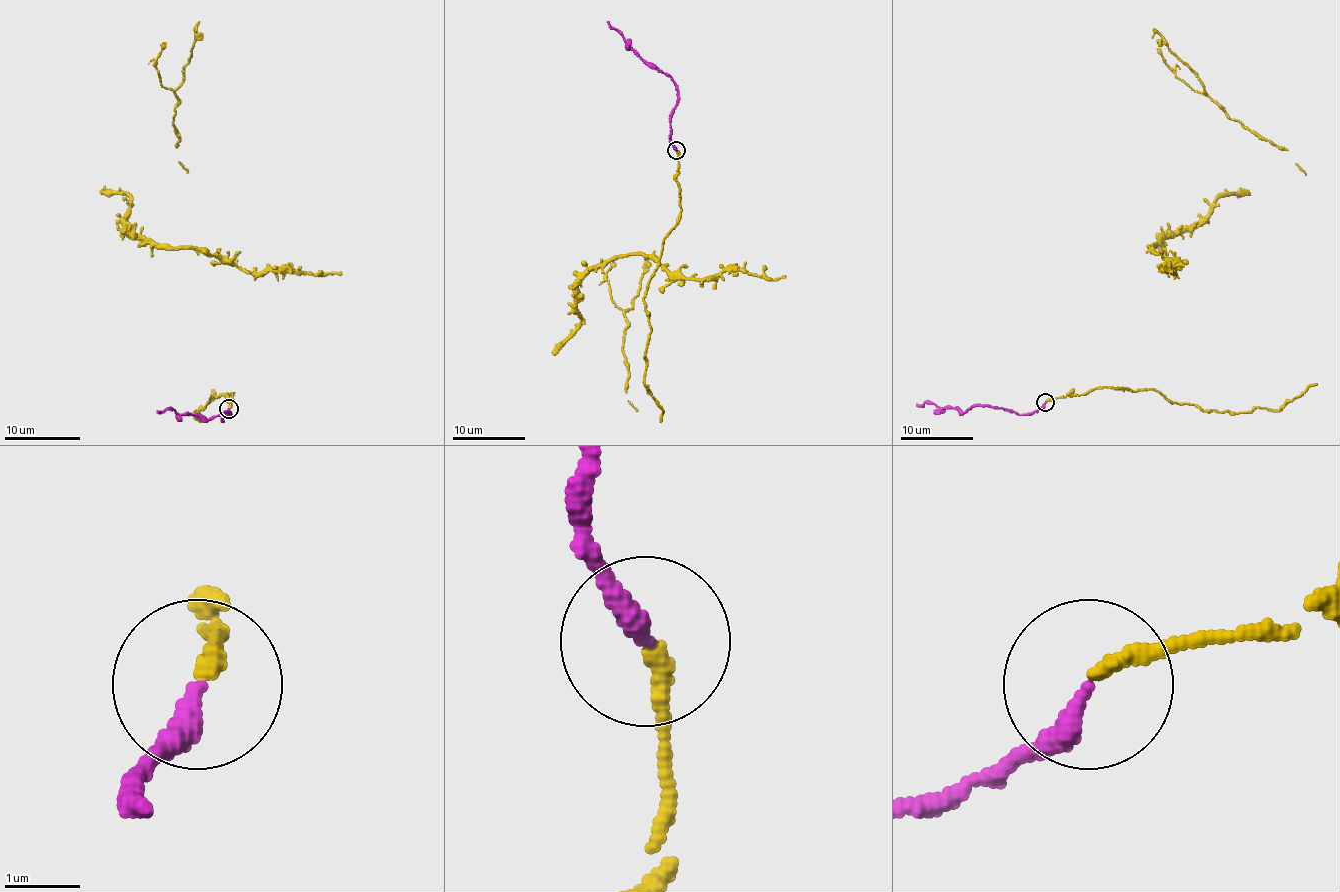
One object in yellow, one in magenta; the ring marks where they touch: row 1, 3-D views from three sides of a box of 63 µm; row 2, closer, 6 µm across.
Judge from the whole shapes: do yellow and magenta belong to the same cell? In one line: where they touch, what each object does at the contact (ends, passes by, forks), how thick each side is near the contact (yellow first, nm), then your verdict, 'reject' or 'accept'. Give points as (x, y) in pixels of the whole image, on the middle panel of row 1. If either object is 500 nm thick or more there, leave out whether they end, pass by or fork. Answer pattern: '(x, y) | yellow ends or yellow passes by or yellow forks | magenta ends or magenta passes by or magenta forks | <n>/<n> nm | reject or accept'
(676, 150) | yellow ends | magenta ends | 220/280 nm | accept

